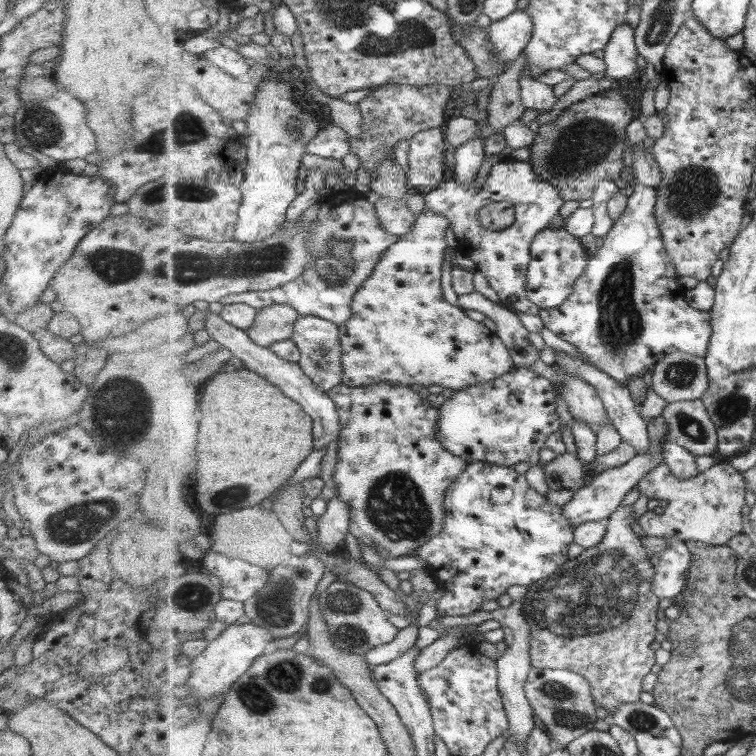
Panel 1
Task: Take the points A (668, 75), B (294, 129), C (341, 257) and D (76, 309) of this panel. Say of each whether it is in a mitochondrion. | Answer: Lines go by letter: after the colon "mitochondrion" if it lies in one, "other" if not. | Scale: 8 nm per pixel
A: other
B: mitochondrion
C: mitochondrion
D: other

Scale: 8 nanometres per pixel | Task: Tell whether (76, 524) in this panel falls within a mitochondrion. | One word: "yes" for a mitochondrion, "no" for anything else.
yes

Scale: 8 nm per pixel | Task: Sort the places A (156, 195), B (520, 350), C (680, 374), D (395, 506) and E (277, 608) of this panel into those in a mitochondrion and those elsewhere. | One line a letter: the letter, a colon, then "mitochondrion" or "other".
A: mitochondrion
B: other
C: mitochondrion
D: mitochondrion
E: mitochondrion

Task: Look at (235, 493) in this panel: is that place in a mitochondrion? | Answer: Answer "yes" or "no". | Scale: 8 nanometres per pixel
yes

